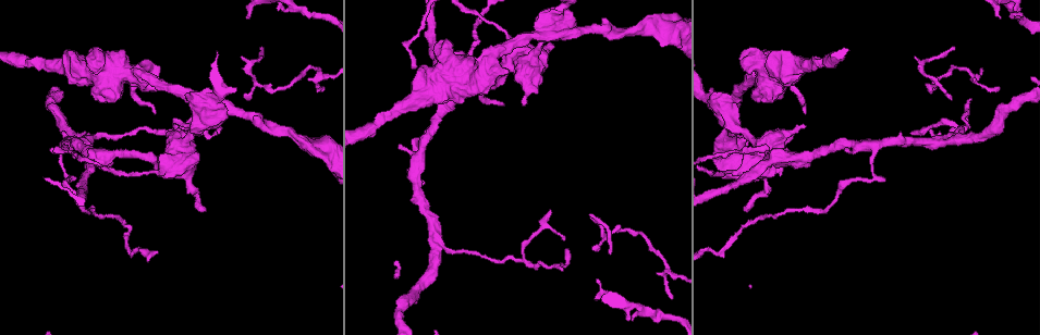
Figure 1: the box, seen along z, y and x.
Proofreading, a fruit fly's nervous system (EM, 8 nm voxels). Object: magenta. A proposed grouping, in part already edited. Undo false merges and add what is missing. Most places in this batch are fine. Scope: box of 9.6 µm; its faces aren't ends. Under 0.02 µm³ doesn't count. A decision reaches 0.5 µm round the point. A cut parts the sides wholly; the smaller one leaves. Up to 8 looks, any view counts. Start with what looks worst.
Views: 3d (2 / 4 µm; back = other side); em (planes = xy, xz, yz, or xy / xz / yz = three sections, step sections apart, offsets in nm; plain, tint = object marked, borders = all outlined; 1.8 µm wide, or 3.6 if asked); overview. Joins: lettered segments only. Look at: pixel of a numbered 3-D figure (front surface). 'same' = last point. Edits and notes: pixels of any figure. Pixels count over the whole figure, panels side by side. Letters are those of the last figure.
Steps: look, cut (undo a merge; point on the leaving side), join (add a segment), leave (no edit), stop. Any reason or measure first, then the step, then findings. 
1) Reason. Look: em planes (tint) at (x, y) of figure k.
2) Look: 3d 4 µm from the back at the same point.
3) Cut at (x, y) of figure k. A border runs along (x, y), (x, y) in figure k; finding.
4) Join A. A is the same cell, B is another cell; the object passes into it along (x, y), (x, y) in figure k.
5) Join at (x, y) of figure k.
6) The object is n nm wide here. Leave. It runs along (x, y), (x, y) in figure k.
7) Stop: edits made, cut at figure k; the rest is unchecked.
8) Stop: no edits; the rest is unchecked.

Four or more arms meet. Look: em 3.6 µm planes (borders) at (199, 103) of figure 1.

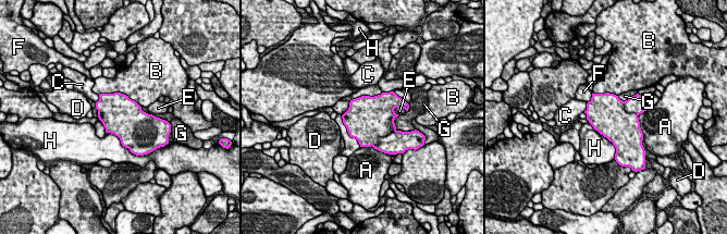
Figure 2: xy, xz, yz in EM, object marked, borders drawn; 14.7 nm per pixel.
The object is 600 nm wide here. Leave. A, B, C, D, E, F, G and H are other cells; a border runs along (589, 122), (612, 143), (616, 151) in figure 2; continuous, no second neuron.

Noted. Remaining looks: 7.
Sharp bend. Look: 3d 4 µm at (604, 234) of figure 1.

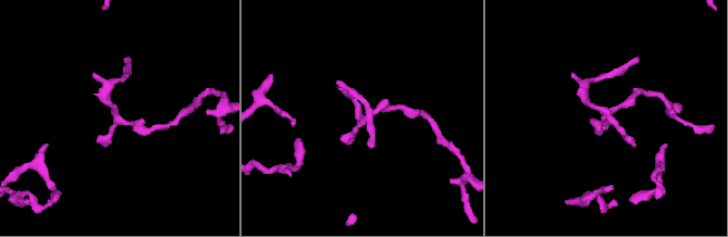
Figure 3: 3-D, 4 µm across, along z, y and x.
Need the tissue. Look: em planes (plain) at (364, 117) of figure 3.

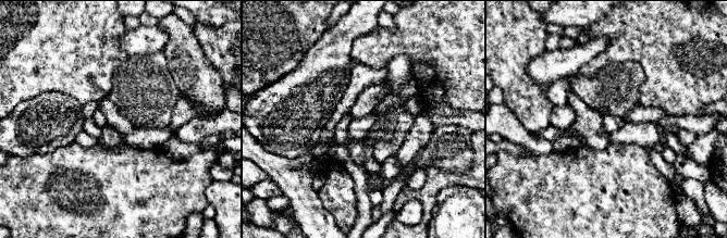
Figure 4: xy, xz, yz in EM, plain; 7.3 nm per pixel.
What lies round it. Look: em planes (borders) at the same point.

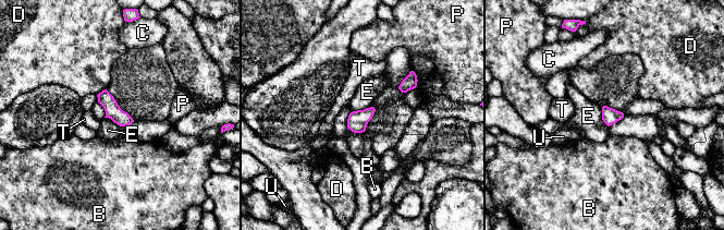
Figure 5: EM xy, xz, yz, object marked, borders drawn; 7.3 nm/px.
The longest contact is with E, 170 nm. Leave. B, C, D, E, P, T and U are other cells; a border runs along (371, 106), (351, 112) in figure 5; one neuron here.

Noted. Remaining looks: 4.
Tapers out. Look: 3d 2 µm at (153, 112) of figure 1.

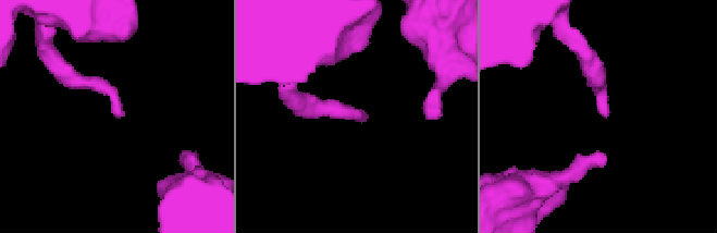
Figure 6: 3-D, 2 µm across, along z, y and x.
Look: em xy step 8 (tint) at (121, 114) of figure 6.

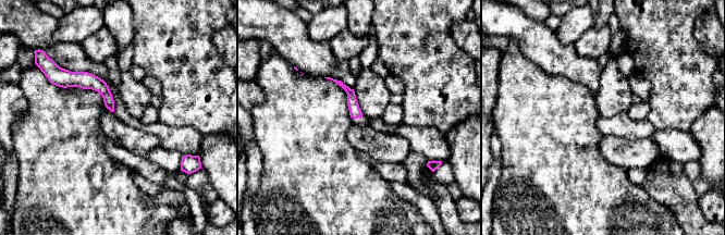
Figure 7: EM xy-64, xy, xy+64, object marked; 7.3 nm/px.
Cut it another way. Look: em planes (borders) at the same point.

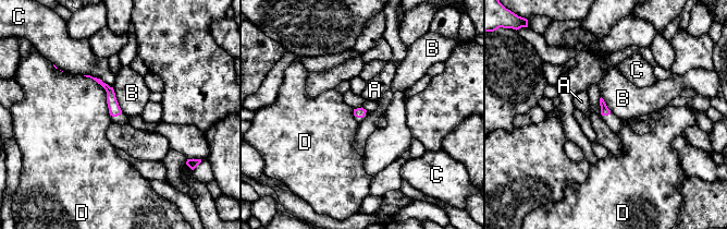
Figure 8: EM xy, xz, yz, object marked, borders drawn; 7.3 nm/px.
Leave. A, B, C and D are other cells; a border runs along (112, 87), (122, 111) in figure 8; no lettered segment goes on from it.

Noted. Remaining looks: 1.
An open end. Look: em planes (borders) at (285, 11) of figure 1.

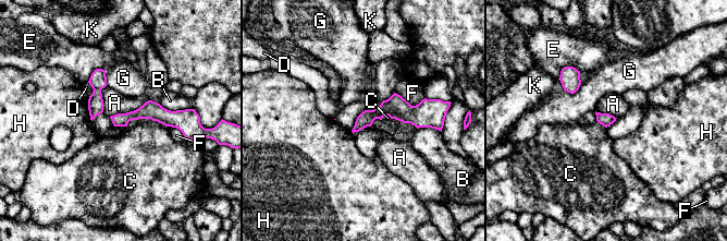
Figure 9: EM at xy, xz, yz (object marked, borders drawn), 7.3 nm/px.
Leave. A, B, C, D, E, F, G, H and K are other cells; a border runs along (152, 120), (167, 127) in figure 9; none of them fits.

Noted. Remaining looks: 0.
Stop: no edits; the rest is unchecked.

